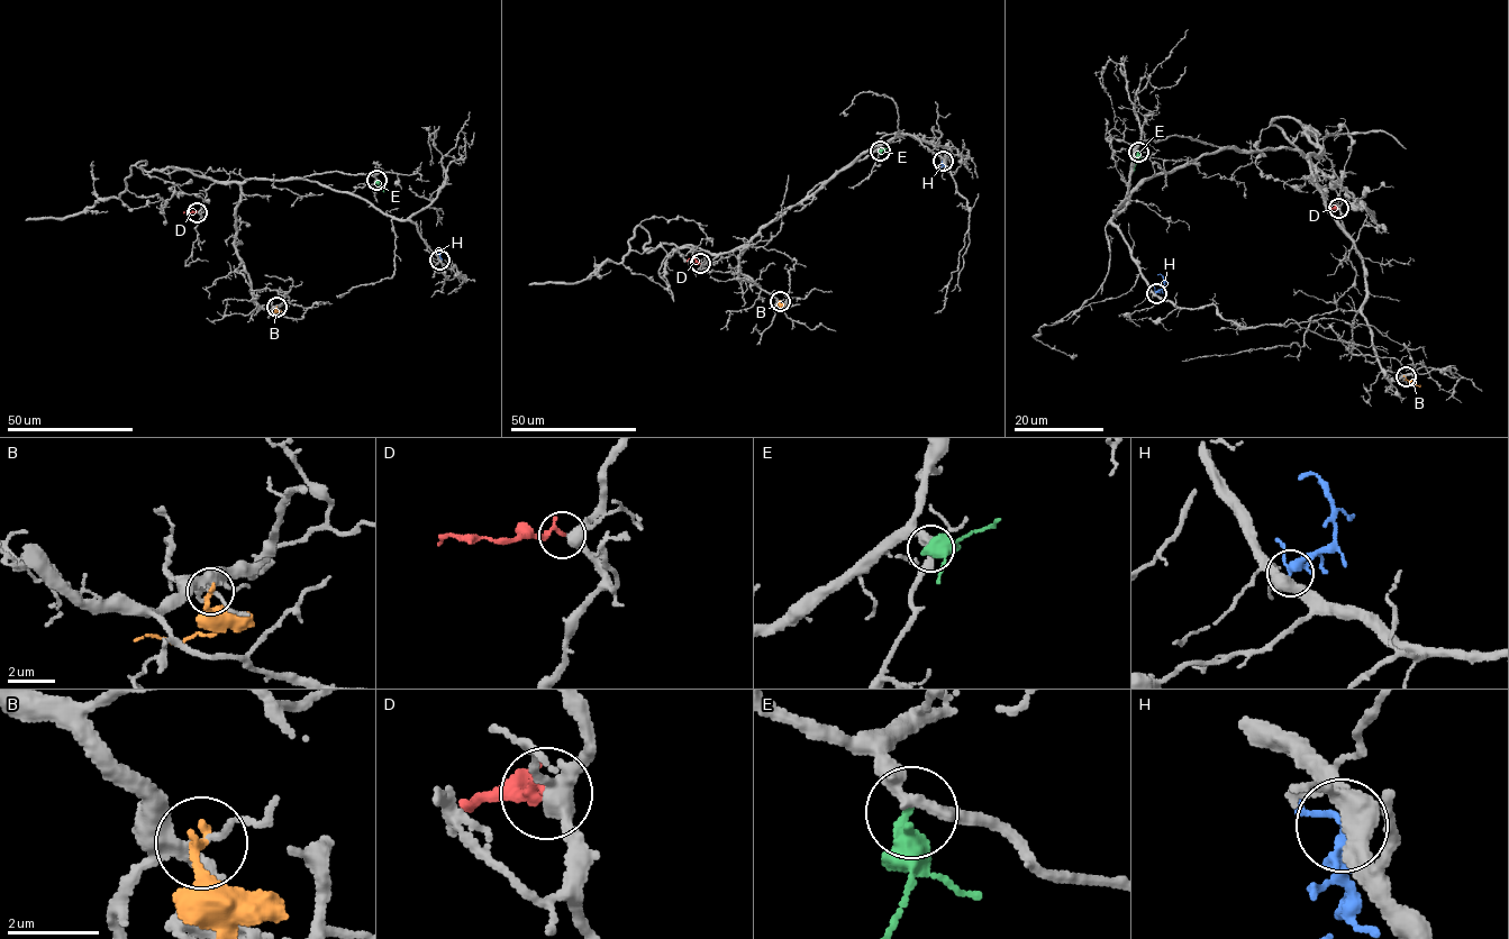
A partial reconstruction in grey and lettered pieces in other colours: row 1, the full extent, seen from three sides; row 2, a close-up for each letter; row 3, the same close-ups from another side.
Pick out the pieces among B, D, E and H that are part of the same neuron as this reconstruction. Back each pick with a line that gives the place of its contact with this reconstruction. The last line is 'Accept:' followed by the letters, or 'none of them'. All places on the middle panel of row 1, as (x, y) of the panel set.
D: contact (700, 263)
H: contact (943, 161)
Accept: D, H

